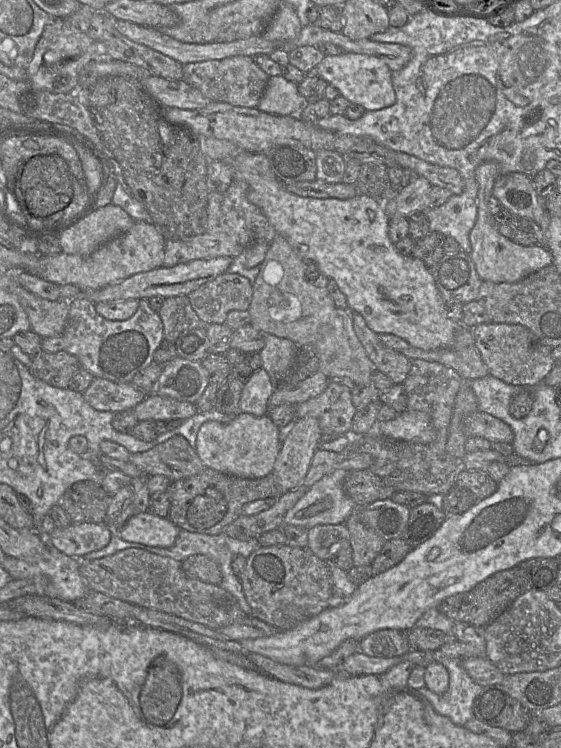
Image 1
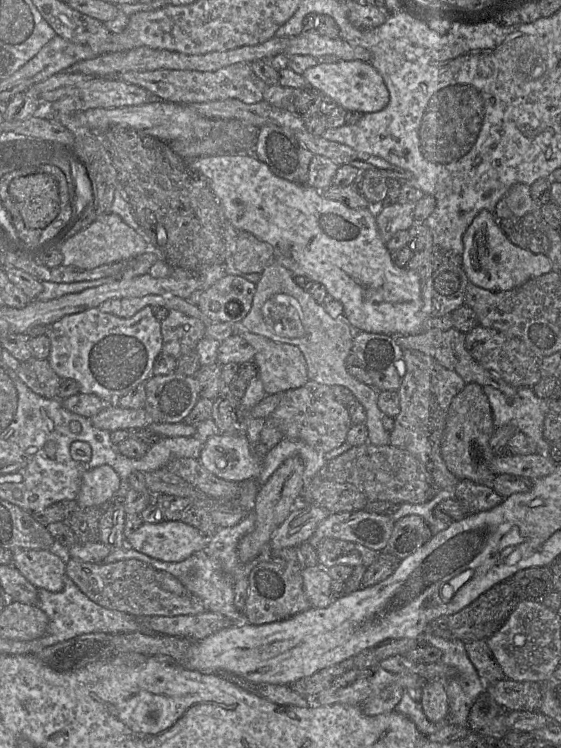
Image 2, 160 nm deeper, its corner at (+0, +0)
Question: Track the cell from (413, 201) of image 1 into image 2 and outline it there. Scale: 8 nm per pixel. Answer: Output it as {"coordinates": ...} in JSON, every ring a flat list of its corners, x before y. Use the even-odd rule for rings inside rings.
{"coordinates":[[396,202,376,209,377,227,385,244,396,232,408,230,414,224,415,204]]}

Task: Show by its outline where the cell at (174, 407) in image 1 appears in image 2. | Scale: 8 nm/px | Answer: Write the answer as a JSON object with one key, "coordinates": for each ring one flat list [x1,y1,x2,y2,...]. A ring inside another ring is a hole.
{"coordinates":[[117,405,101,410,90,419,94,427,110,432,121,429,144,428,154,423,153,418,143,407,129,409]]}

